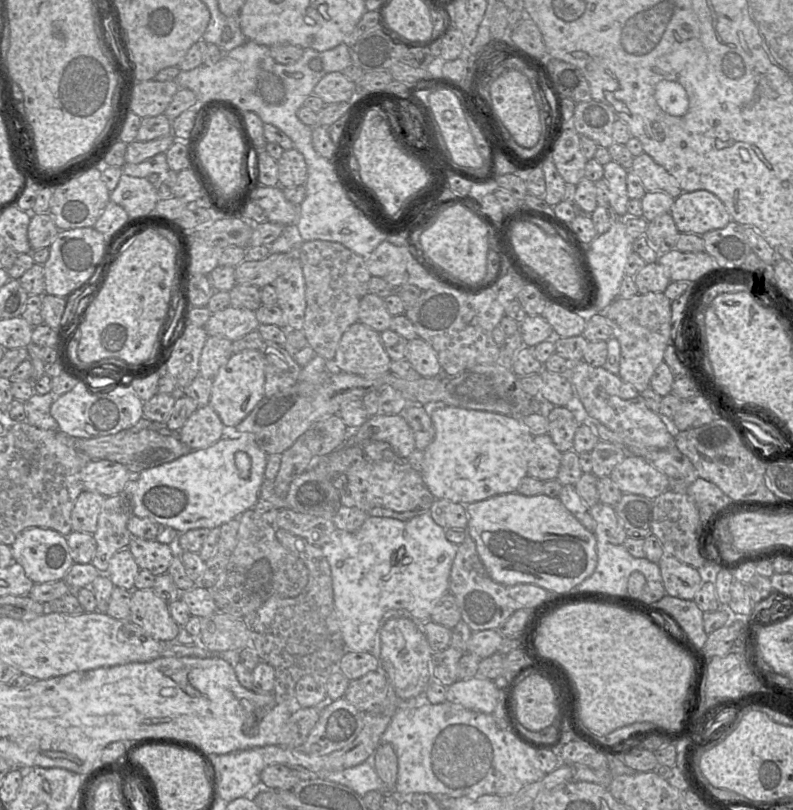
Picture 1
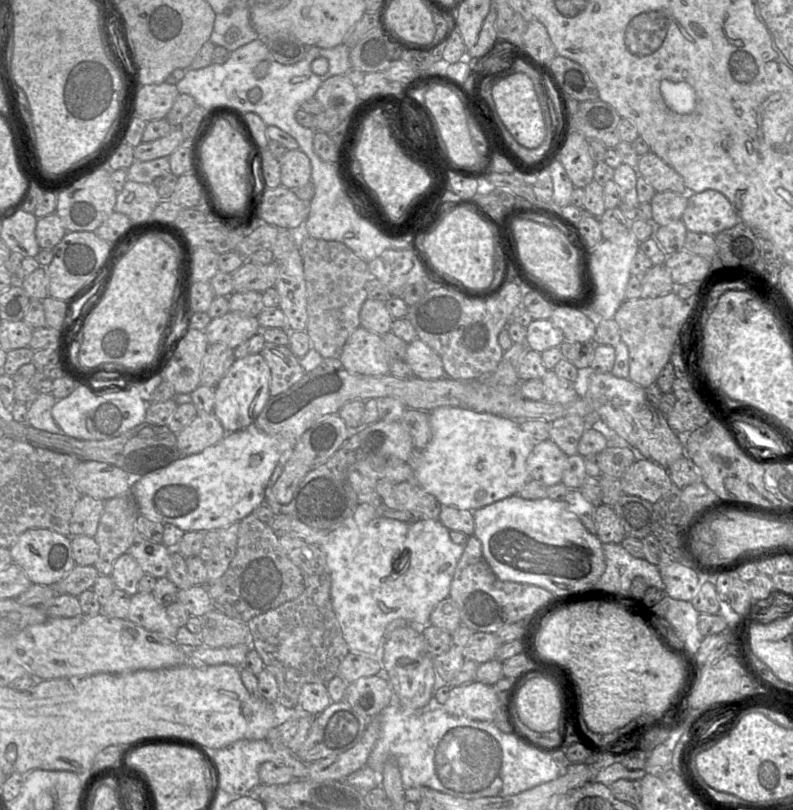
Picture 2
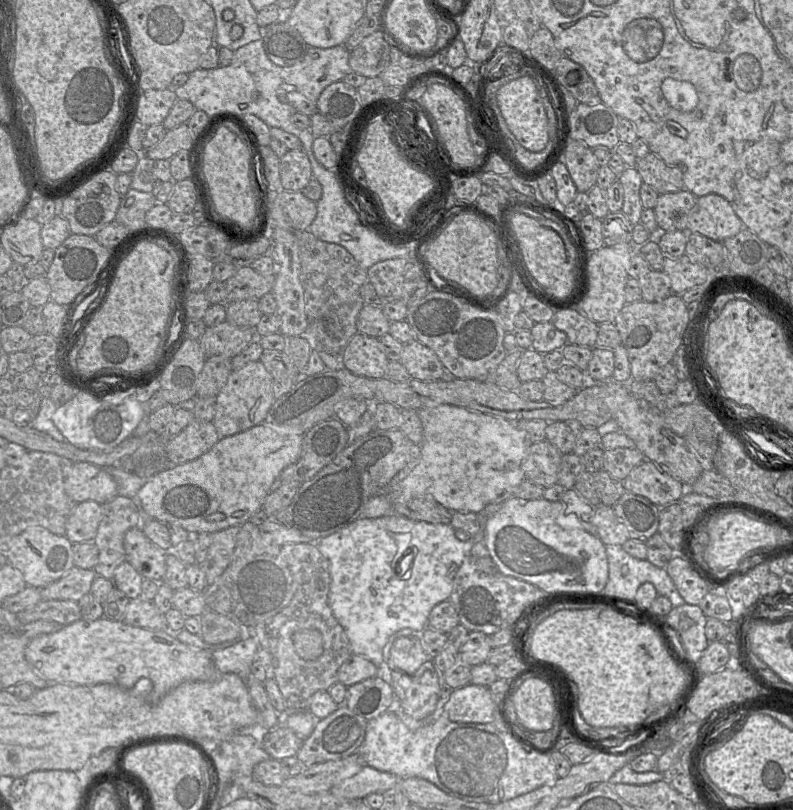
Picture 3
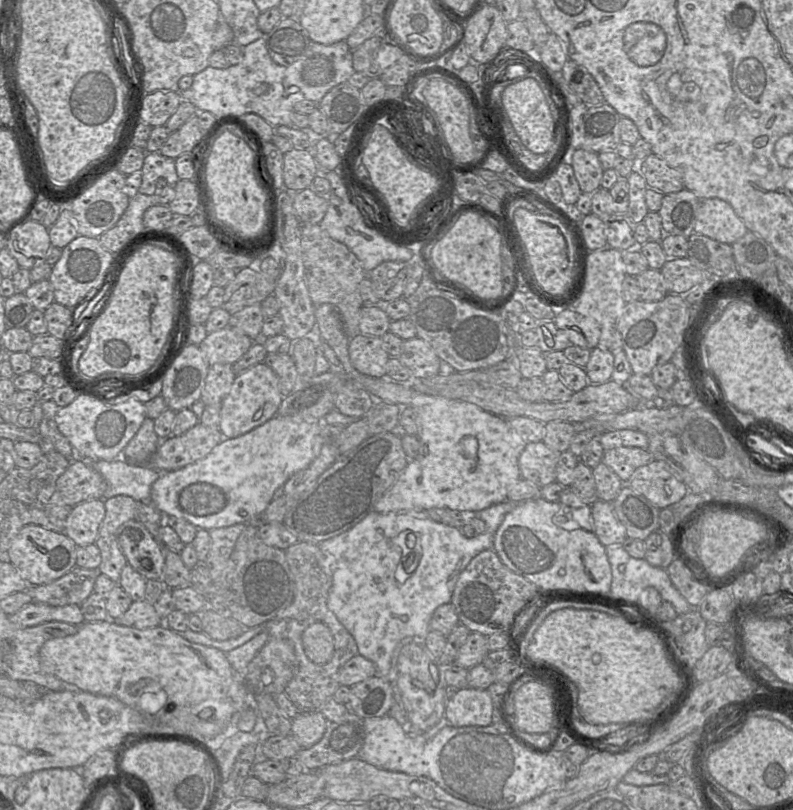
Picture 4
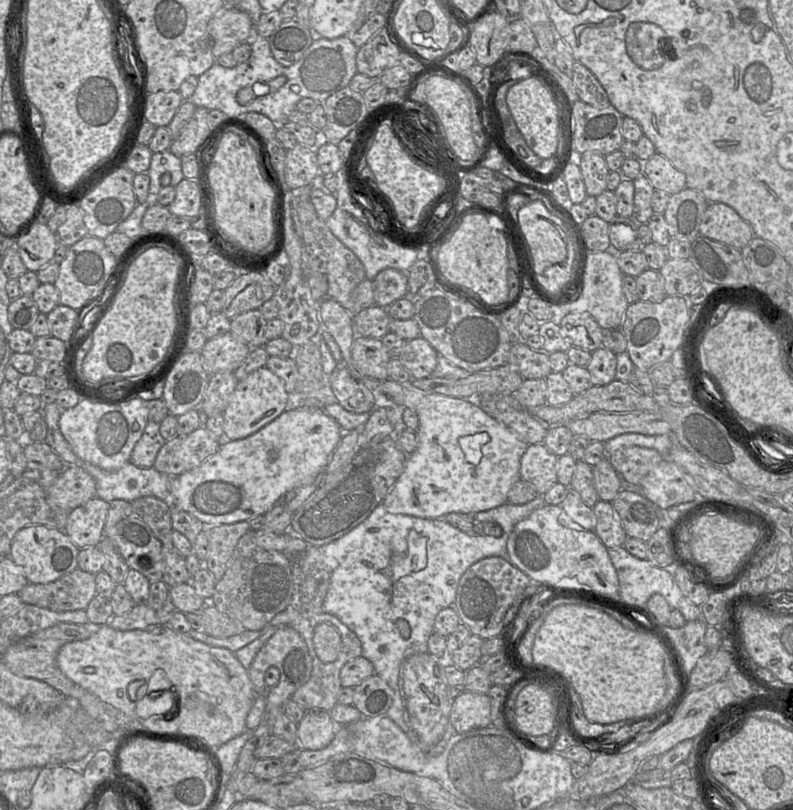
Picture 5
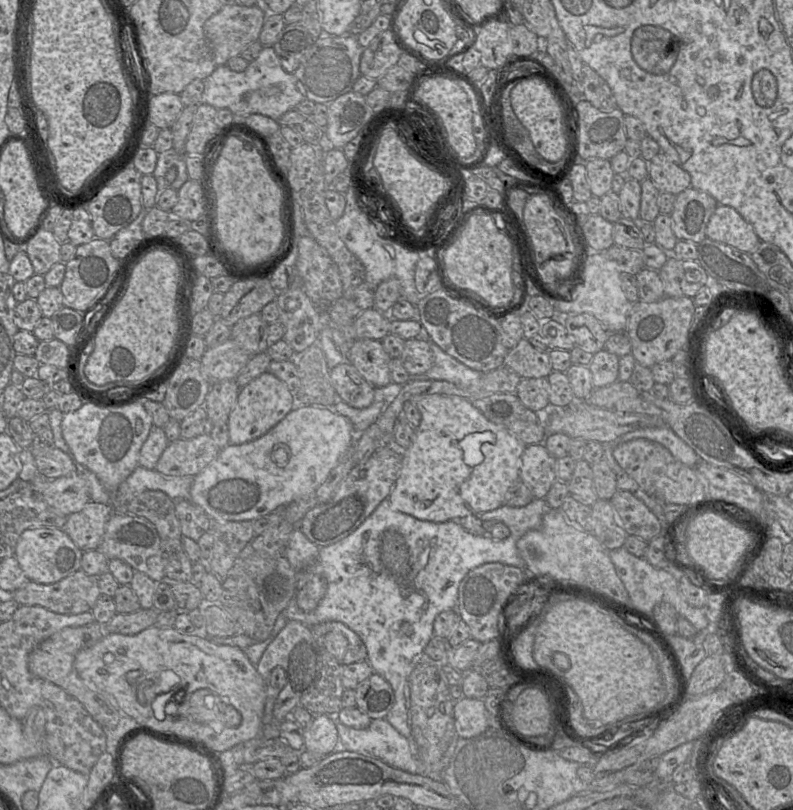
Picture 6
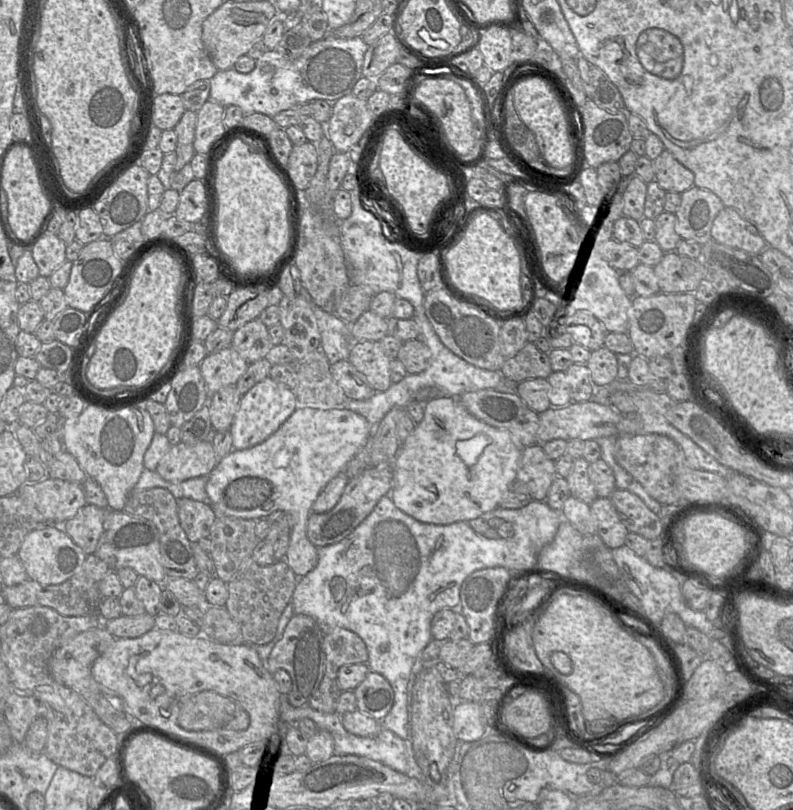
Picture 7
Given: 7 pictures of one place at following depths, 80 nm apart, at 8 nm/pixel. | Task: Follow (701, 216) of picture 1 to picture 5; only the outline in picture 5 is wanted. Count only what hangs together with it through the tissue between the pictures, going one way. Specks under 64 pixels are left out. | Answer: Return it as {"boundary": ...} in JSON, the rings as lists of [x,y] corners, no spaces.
{"boundary":[[[709,203],[699,226],[699,235],[741,250],[753,237],[748,222],[724,203]]]}

